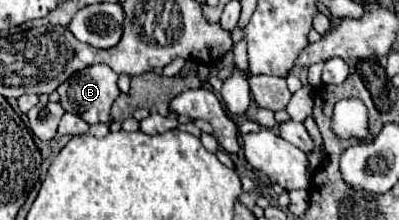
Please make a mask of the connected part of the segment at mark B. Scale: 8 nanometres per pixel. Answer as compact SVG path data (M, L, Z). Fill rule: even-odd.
M93 64L79 70L57 88L65 112L81 116L87 124L109 122L109 110L121 94L117 74L105 64Z

